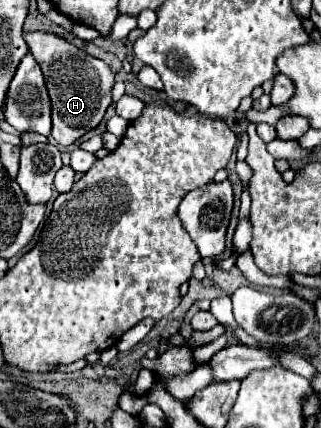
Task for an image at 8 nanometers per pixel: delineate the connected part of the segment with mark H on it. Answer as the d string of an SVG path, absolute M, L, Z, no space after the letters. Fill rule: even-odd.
M31 32L23 36L29 52L37 60L37 64L43 70L49 98L51 98L51 136L61 146L71 146L75 140L79 140L83 134L99 126L103 120L105 110L113 102L111 90L115 86L115 74L111 68L93 56L89 56L85 50L69 44L61 36L49 34L49 32Z

